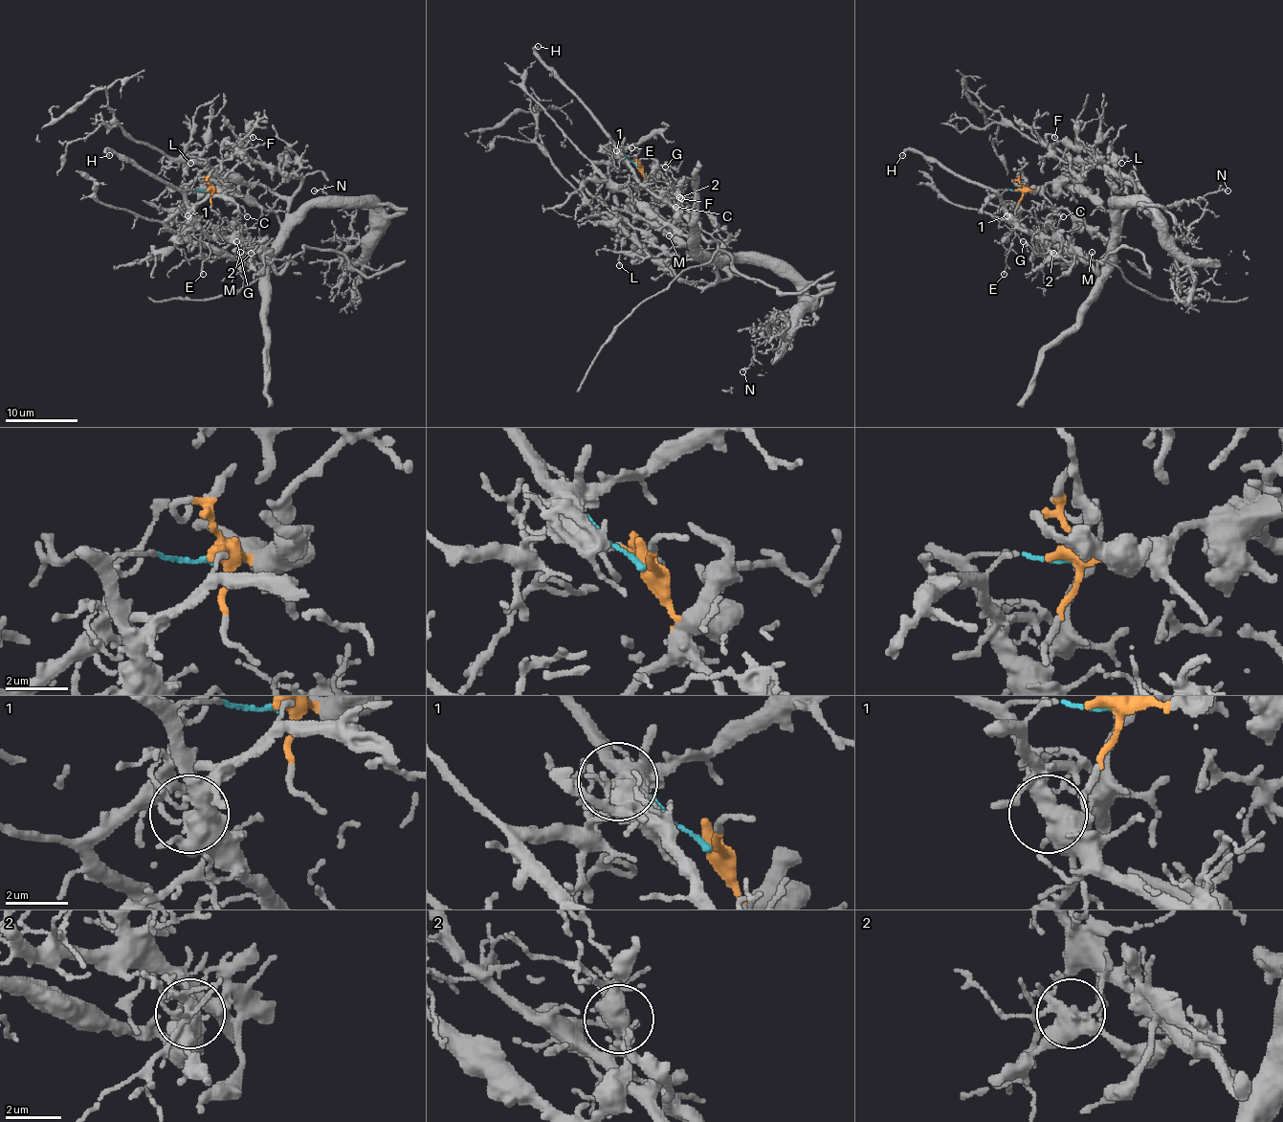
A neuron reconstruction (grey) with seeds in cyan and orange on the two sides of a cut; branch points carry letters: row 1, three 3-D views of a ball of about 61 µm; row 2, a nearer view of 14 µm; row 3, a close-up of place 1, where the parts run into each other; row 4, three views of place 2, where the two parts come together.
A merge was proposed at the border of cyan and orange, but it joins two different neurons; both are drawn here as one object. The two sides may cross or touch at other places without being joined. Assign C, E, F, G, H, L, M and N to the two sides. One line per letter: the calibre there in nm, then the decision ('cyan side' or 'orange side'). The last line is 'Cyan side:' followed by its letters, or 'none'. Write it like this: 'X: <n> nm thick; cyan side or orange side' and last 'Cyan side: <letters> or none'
C: 140 nm thick; cyan side
E: 110 nm thick; cyan side
F: 150 nm thick; orange side
G: 80 nm thick; cyan side
H: 180 nm thick; cyan side
L: 160 nm thick; orange side
M: 150 nm thick; orange side
N: 180 nm thick; orange side
Cyan side: C, E, G, H

